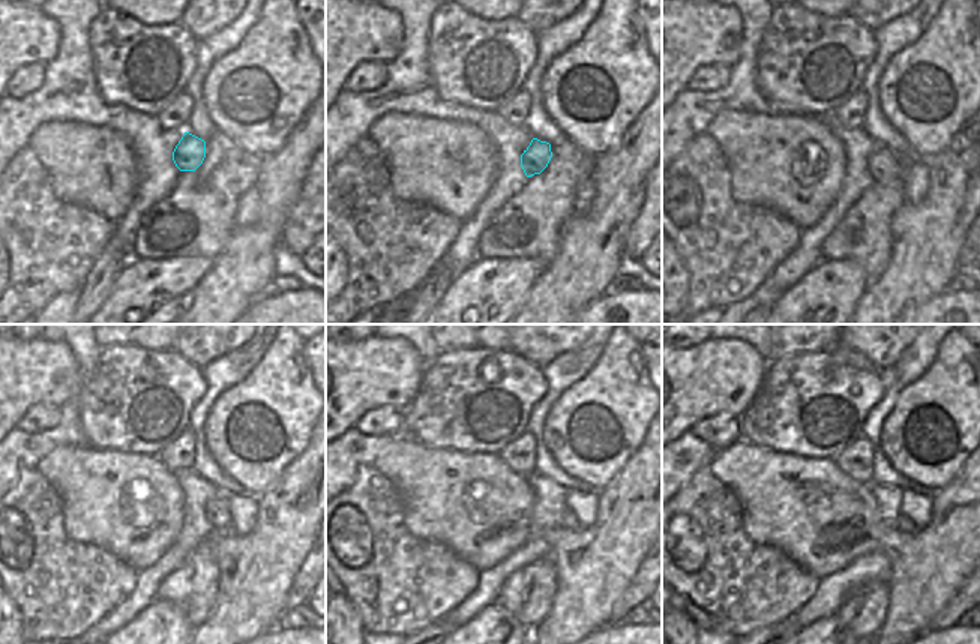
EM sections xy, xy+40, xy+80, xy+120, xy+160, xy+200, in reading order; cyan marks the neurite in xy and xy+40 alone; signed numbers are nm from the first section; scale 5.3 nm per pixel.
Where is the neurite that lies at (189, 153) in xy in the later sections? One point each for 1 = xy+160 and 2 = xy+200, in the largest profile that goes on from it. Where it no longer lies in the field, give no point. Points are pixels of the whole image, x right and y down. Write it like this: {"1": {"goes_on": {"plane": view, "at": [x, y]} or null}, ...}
{"1": {"goes_on": {"plane": "xy+160", "at": [568, 521]}}, "2": {"goes_on": {"plane": "xy+200", "at": [902, 523]}}}

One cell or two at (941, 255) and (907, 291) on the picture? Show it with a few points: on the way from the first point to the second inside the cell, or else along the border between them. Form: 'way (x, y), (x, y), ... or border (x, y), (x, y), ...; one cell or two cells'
way (932, 264), (914, 282); one cell

